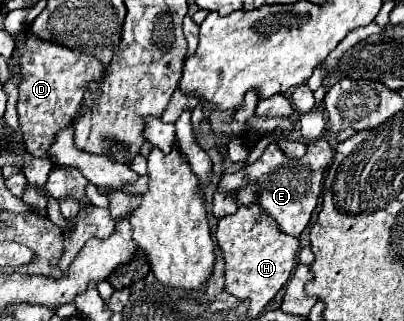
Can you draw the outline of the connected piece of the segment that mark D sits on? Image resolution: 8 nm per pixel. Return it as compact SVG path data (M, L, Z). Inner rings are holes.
M26 37L24 47L18 51L20 57L20 97L18 97L18 123L24 133L28 151L40 159L52 159L48 155L48 145L56 139L56 131L74 125L82 115L84 93L92 81L100 83L104 77L104 67L92 55L76 53L68 47L40 41L36 37Z

